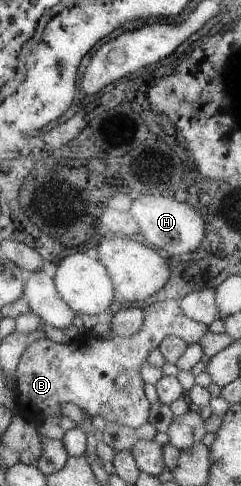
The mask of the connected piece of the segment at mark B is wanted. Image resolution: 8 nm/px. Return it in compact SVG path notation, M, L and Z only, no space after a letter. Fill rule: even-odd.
M165 300L151 304L144 312L144 322L139 331L129 337L117 337L109 339L94 337L92 334L81 334L68 344L51 342L47 337L31 342L20 354L16 365L16 402L21 407L29 408L43 416L60 416L60 407L65 404L73 404L84 411L89 418L100 417L106 423L116 423L131 429L138 428L148 423L150 404L143 393L143 385L139 372L141 365L148 354L167 337L173 336L185 340L187 345L197 343L203 334L208 332L208 326L190 320L179 309L176 300Z

